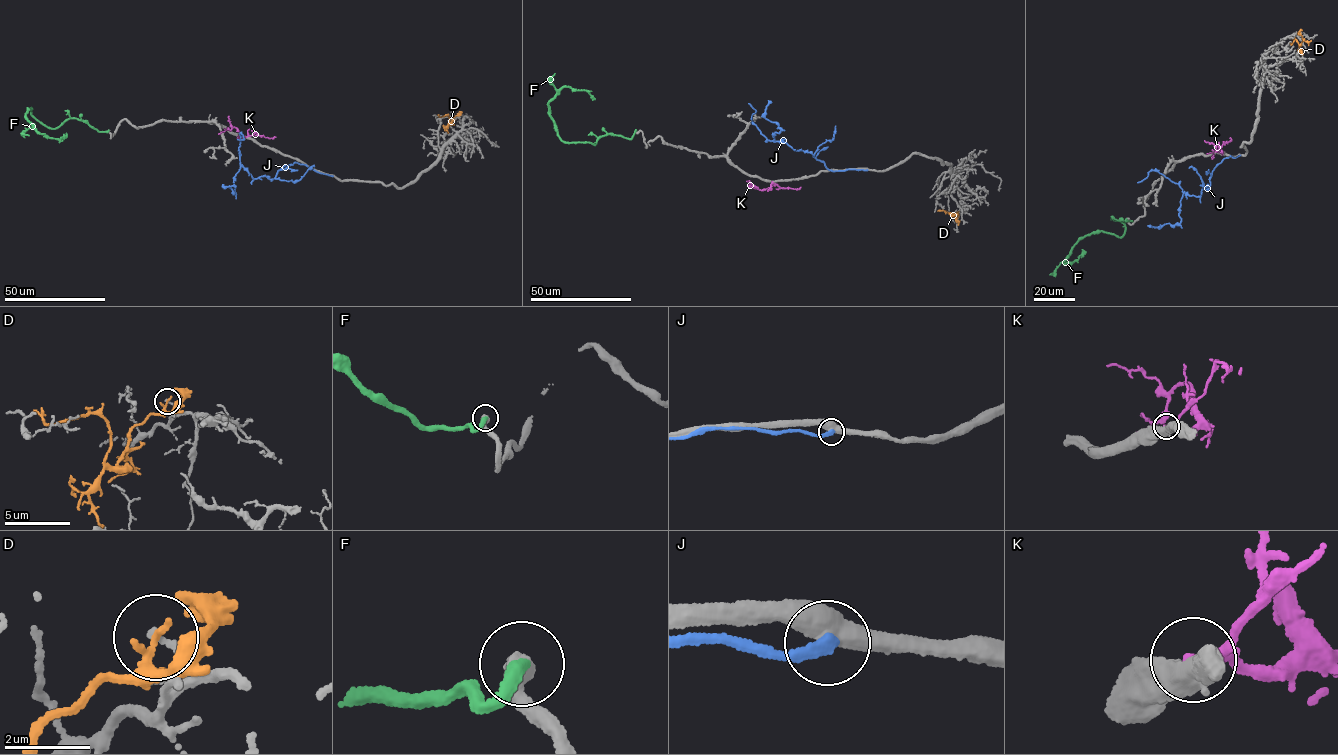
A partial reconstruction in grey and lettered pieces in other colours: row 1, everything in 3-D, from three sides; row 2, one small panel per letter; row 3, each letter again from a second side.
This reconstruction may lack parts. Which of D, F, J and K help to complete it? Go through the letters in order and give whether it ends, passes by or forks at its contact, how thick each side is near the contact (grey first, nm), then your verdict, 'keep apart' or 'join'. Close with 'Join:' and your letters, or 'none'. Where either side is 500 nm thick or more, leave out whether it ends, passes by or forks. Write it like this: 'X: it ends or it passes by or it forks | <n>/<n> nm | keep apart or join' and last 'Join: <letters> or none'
D: it ends | 150/240 nm | keep apart
F: it ends | 440/320 nm | join
J: 550/320 nm | keep apart
K: 500/220 nm | keep apart
Join: F

